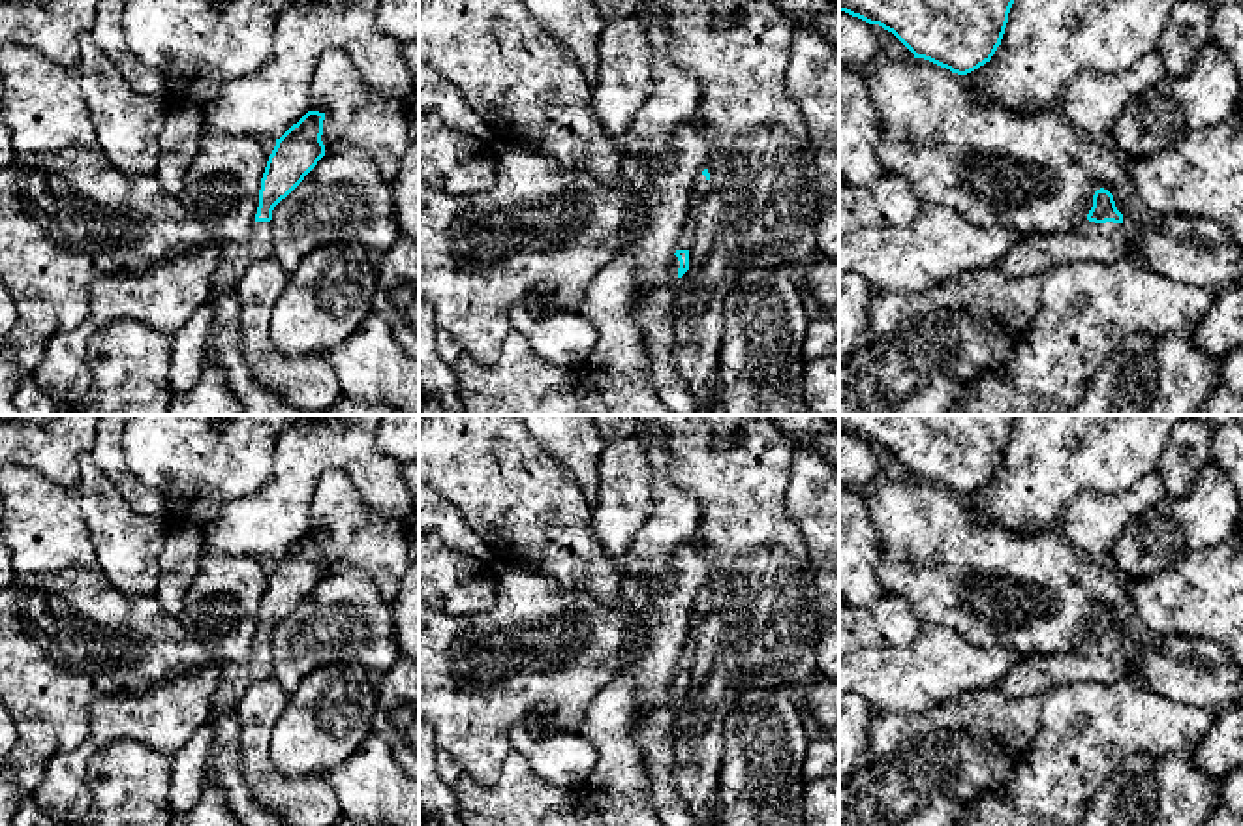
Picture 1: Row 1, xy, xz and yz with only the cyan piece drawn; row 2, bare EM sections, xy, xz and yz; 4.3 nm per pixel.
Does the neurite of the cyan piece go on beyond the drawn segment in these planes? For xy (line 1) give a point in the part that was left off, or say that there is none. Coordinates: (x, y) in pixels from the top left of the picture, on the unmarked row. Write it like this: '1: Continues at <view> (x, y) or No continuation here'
1: Continues at xy (235, 678)

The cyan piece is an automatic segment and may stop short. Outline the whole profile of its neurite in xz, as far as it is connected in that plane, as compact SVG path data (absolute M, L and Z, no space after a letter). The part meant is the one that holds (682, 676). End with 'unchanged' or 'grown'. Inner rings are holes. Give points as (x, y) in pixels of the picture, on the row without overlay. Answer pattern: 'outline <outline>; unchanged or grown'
outline M704 589L697 595L695 603L689 610L689 631L685 636L683 651L676 665L676 674L672 678L672 695L674 698L682 698L689 691L689 670L693 666L695 648L697 648L697 629L702 623L708 612L710 593Z; grown

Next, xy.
outline M308 531L280 559L269 576L252 657L242 663L223 663L210 711L235 711L246 689L272 676L272 631L285 620L325 576L325 533Z; grown

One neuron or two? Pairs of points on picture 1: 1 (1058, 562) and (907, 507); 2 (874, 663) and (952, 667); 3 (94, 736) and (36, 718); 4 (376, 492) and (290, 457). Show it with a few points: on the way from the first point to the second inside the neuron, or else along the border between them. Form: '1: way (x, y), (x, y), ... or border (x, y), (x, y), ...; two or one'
1: way (1020, 562), (967, 562), (945, 539); one
2: way (892, 667), (934, 667); one
3: border (106, 693), (92, 703), (79, 742), (49, 759); two
4: way (361, 470), (348, 457), (312, 457); one

